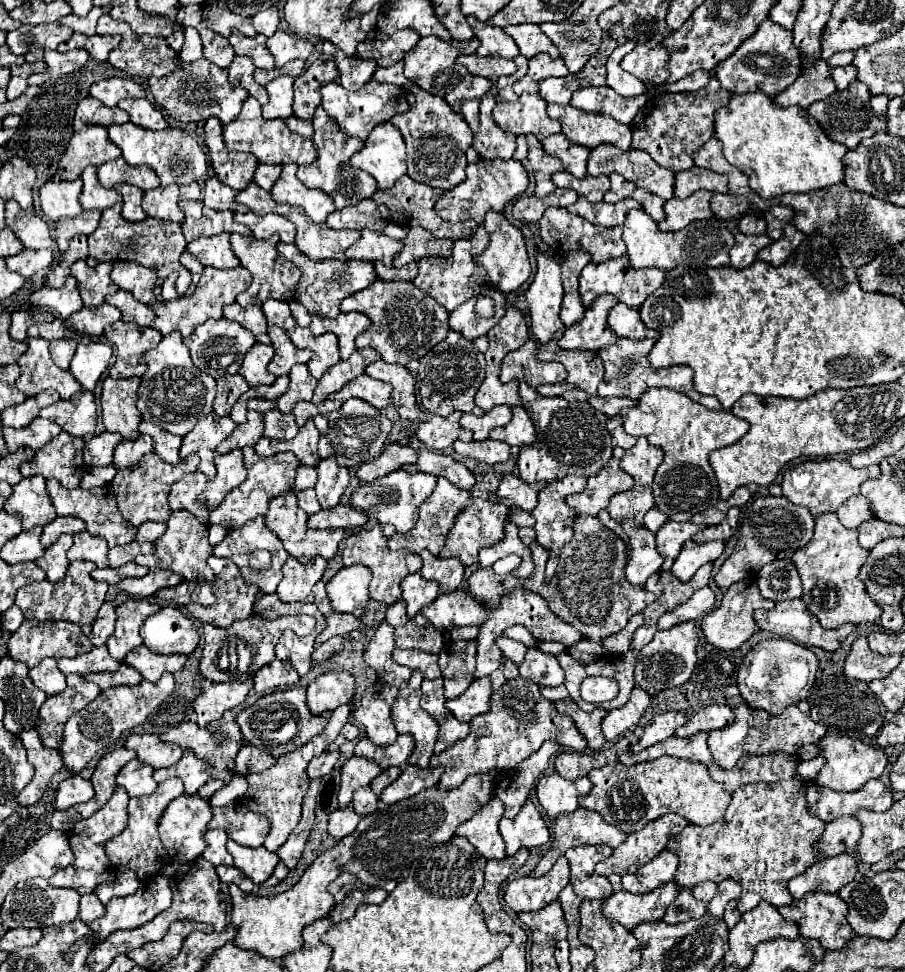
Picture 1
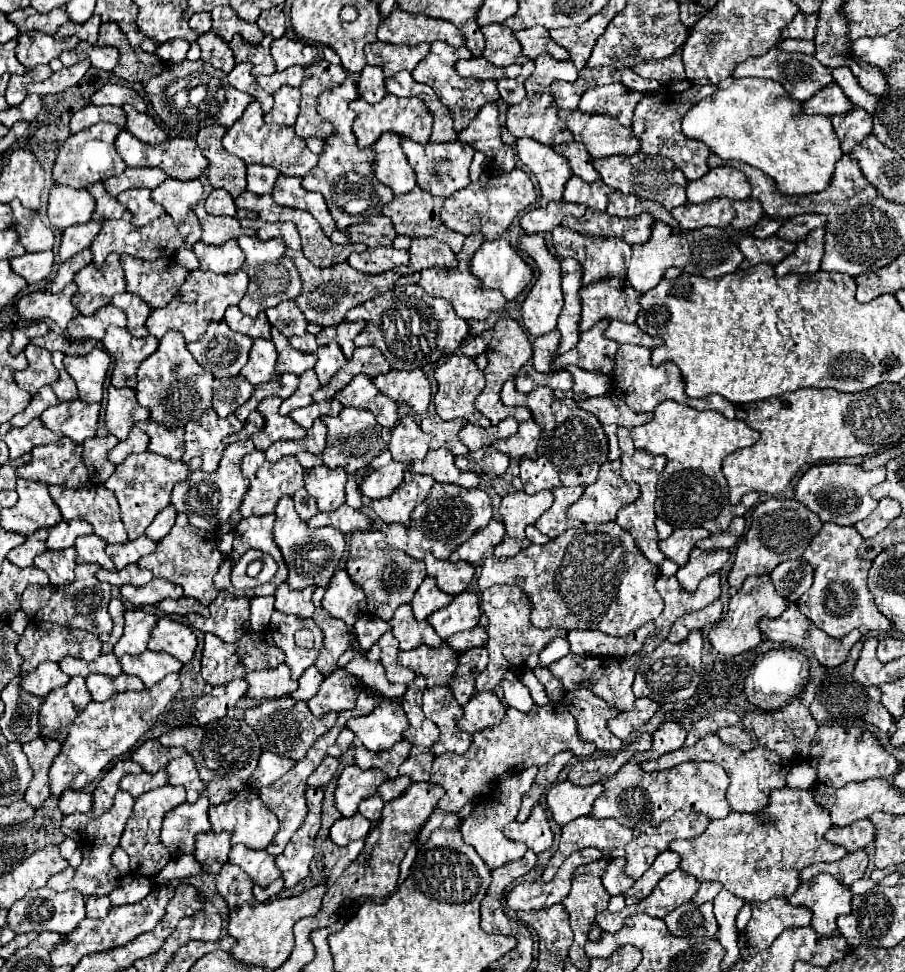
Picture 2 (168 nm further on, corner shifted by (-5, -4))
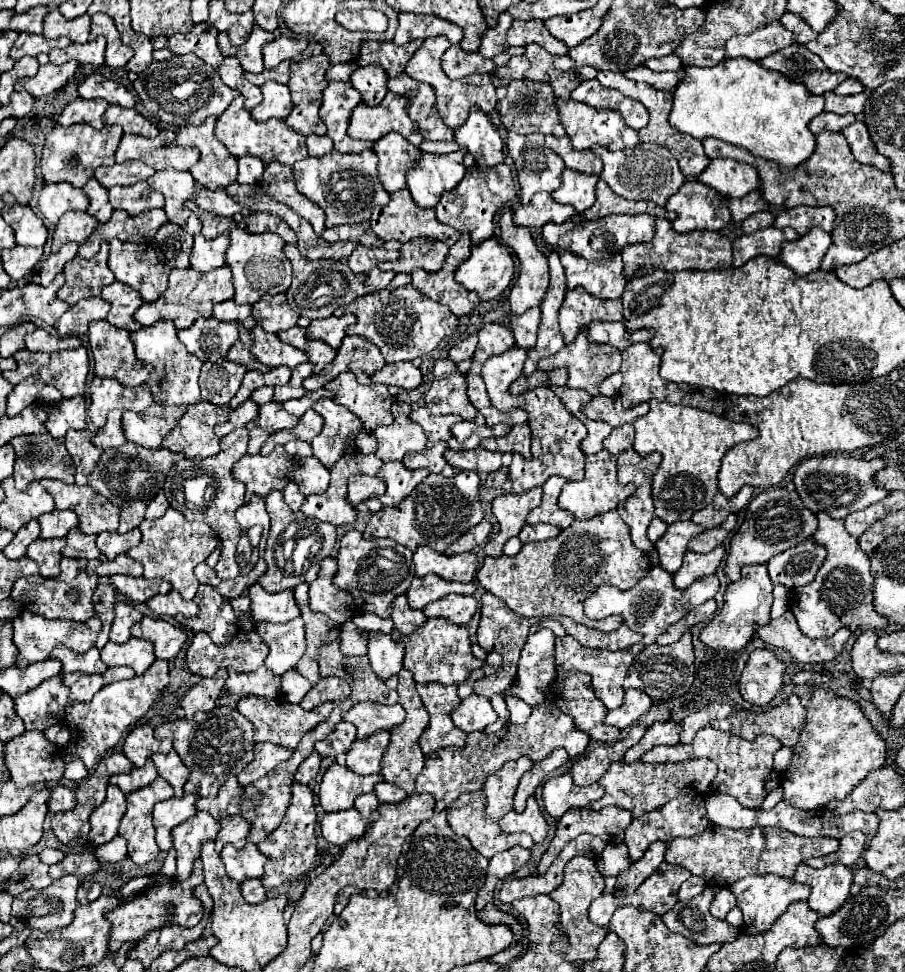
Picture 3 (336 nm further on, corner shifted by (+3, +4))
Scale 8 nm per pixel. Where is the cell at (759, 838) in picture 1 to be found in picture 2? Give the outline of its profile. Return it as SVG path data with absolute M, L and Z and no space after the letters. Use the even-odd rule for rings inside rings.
M774 789L770 793L770 799L766 807L758 813L734 813L726 819L716 819L710 821L706 831L694 839L678 839L670 843L670 849L676 851L682 861L680 869L686 871L688 875L694 875L698 881L720 881L726 891L742 897L744 901L750 903L762 903L768 901L770 897L790 897L798 889L798 875L804 867L812 863L822 863L822 861L838 861L846 855L846 851L838 845L832 845L824 839L826 829L832 827L830 815L826 809L822 809L816 801L812 791L798 791L798 789Z

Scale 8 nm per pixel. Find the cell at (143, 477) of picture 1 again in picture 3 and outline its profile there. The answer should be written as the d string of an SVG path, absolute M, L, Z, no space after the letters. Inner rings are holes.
M126 443L118 449L106 449L100 455L98 465L92 471L92 477L88 479L88 485L92 485L96 491L100 491L106 499L116 503L120 507L120 533L126 533L130 529L136 529L138 523L144 519L146 503L162 489L162 483L166 479L166 473L176 463L176 459L182 459L182 453L172 453L164 447L160 449L146 449L134 443Z

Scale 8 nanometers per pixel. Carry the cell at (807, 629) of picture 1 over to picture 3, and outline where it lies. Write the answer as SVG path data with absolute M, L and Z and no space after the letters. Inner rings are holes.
M786 611L780 619L772 619L764 627L756 627L756 633L762 641L770 643L772 647L784 649L790 657L798 663L822 663L832 661L840 655L844 643L850 637L848 629L840 629L836 635L828 639L810 639L802 635L794 615Z

